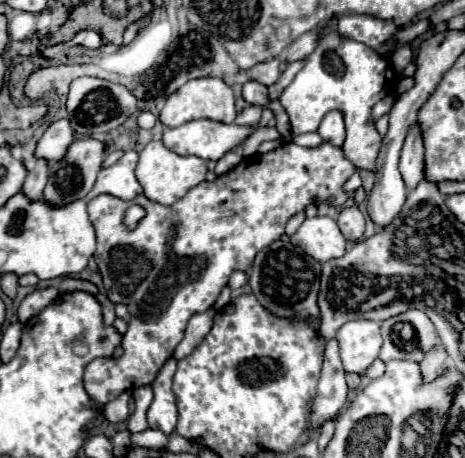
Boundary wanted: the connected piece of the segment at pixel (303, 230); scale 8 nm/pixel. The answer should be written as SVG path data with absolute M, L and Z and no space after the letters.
M331 217L305 219L299 229L289 237L289 241L321 263L341 257L347 245L335 219Z

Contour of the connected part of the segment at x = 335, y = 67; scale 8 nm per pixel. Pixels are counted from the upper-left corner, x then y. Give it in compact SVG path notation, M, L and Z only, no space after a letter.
M327 25L317 47L293 81L285 87L279 101L291 119L293 135L317 131L325 113L339 109L345 115L347 139L345 139L345 157L359 169L373 169L377 159L377 147L381 147L381 137L377 129L367 121L371 107L381 101L389 89L395 87L395 69L383 55L377 55L371 47L365 47L359 41L341 37L337 25Z

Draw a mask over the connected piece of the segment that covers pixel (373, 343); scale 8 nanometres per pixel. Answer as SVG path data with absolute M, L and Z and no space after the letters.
M369 319L347 321L337 331L337 343L343 369L349 373L365 375L365 369L377 359L383 343L379 323Z

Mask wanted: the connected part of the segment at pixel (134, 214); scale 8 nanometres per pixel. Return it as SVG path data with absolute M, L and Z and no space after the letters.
M129 209L127 213L125 213L125 227L127 229L135 229L137 227L137 223L141 221L145 217L145 211L143 209Z

